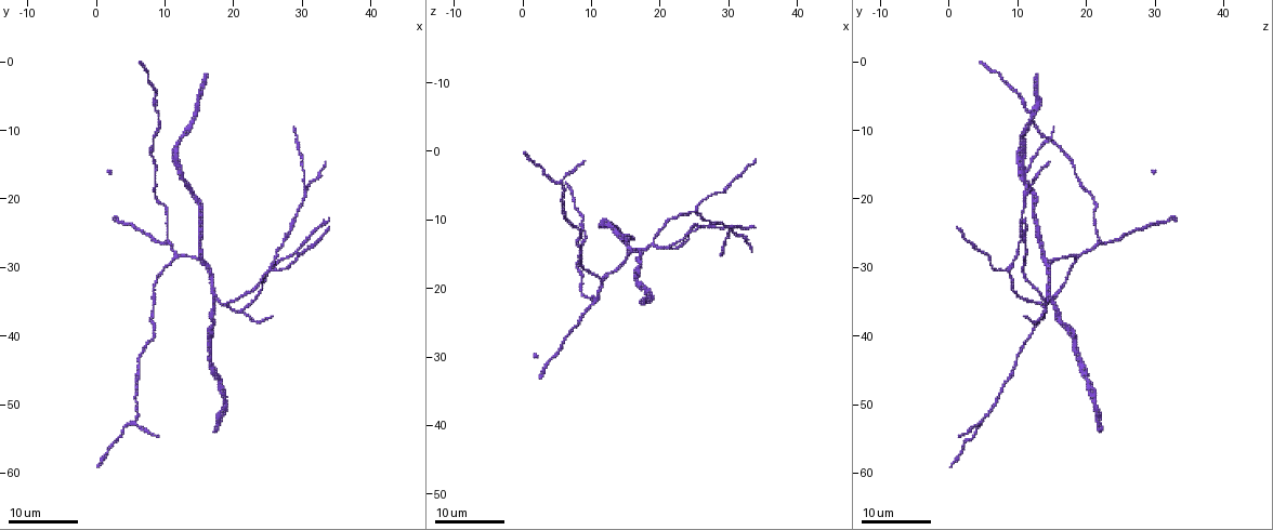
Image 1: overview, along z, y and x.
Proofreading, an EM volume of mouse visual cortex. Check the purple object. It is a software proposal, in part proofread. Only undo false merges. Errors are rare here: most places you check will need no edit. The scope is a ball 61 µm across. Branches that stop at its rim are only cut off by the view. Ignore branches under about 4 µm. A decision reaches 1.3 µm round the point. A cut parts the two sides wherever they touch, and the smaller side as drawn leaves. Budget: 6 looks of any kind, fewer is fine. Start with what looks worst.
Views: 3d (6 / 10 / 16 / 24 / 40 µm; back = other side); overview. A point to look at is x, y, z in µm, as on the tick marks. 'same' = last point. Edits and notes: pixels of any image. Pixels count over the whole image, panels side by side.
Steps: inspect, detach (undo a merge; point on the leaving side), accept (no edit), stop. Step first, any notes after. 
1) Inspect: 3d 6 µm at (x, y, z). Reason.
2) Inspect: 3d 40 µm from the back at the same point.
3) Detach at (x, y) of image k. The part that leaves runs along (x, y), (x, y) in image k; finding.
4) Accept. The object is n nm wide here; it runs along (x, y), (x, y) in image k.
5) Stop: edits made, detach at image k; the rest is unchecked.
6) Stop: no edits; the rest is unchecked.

Inspect: 3d 24 µm at (30.5, 18.5, 11.5). Side arm on a straight run.

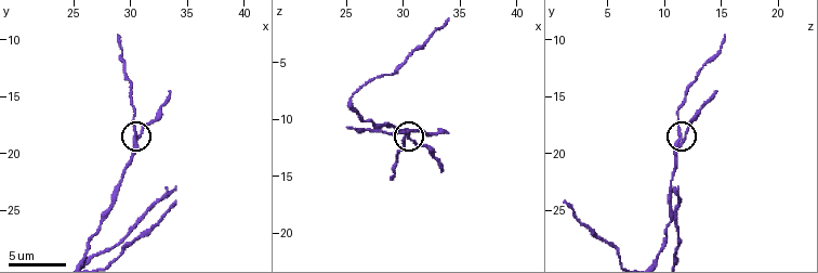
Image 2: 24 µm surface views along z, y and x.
Inspect: 3d 6 µm at (30.4, 18.4, 11.4).

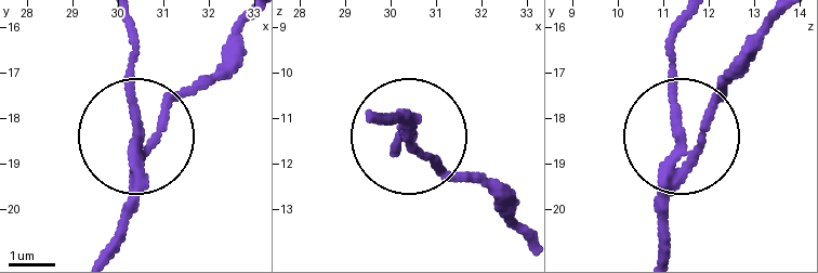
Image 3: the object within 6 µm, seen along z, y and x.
Inspect: 3d 6 µm from the back at (30.45, 18.65, 11.55).

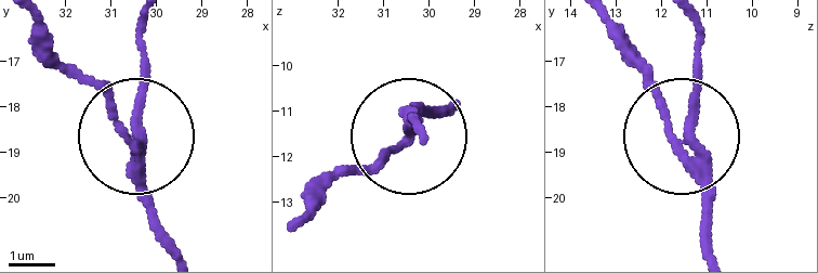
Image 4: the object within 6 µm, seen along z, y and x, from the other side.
Detach at (144, 100) of image 4. The side arm is 6 µm long; the part that leaves runs along (141, 169), (141, 22) in image 4; a second neuron is stuck on.

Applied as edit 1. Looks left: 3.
Inspect: 3d 16 µm at (5.5, 53.0, 4.5). Branch point.

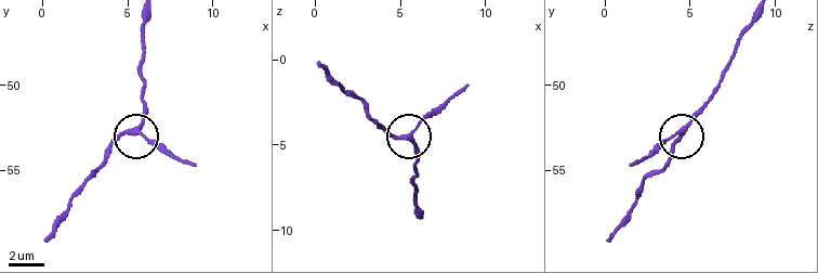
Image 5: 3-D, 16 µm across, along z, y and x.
Inspect: 3d 10 µm at (5.5, 52.8, 4.6).

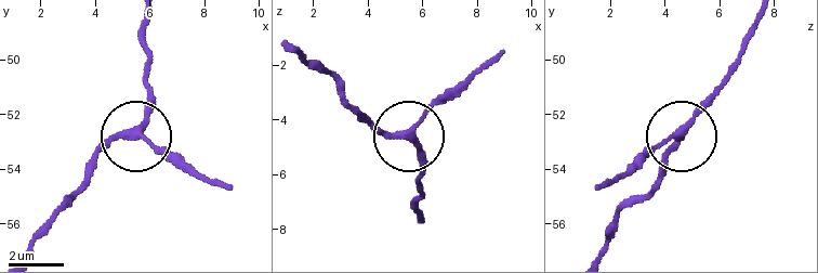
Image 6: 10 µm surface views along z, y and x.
Accept. 3 arms meet here; one neuron here.

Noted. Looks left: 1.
Stop: edits made, detach at image 4; the rest is unchecked.

